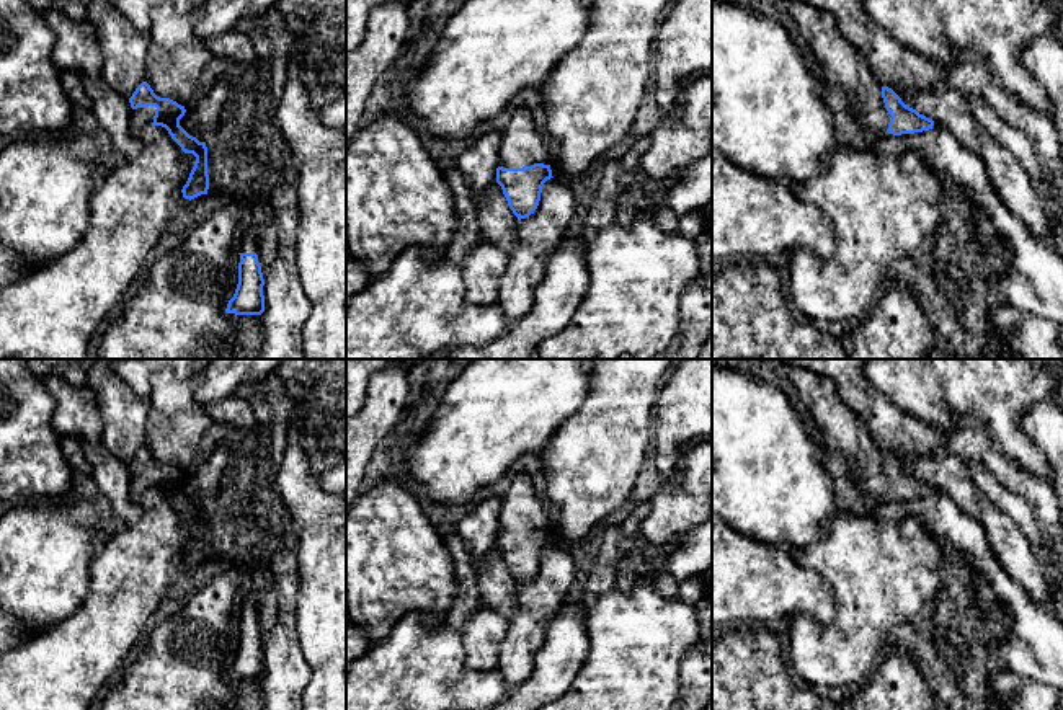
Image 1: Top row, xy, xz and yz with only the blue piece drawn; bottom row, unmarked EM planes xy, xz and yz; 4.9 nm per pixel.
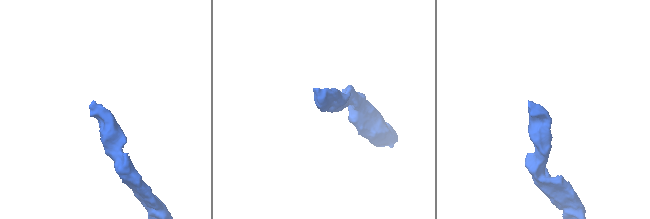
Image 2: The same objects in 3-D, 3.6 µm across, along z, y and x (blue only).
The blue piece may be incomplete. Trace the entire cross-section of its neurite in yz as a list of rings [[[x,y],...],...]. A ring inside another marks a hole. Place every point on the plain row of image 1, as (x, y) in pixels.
[[[785,366],[785,375],[812,413],[821,447],[846,464],[861,493],[893,501],[932,495],[932,485],[906,472],[892,454],[877,447],[865,423],[843,402],[831,379],[797,366]]]

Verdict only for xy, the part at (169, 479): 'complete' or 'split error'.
split error

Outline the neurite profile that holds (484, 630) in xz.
[[[487,606],[475,609],[460,632],[467,651],[465,664],[477,671],[496,669],[498,646],[506,637],[509,619]]]

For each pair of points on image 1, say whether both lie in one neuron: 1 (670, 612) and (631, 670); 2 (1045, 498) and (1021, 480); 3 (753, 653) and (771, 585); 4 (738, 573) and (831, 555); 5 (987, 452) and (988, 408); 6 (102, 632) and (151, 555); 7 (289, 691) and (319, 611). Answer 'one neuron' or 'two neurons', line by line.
1: one neuron
2: one neuron
3: two neurons
4: two neurons
5: two neurons
6: one neuron
7: two neurons

